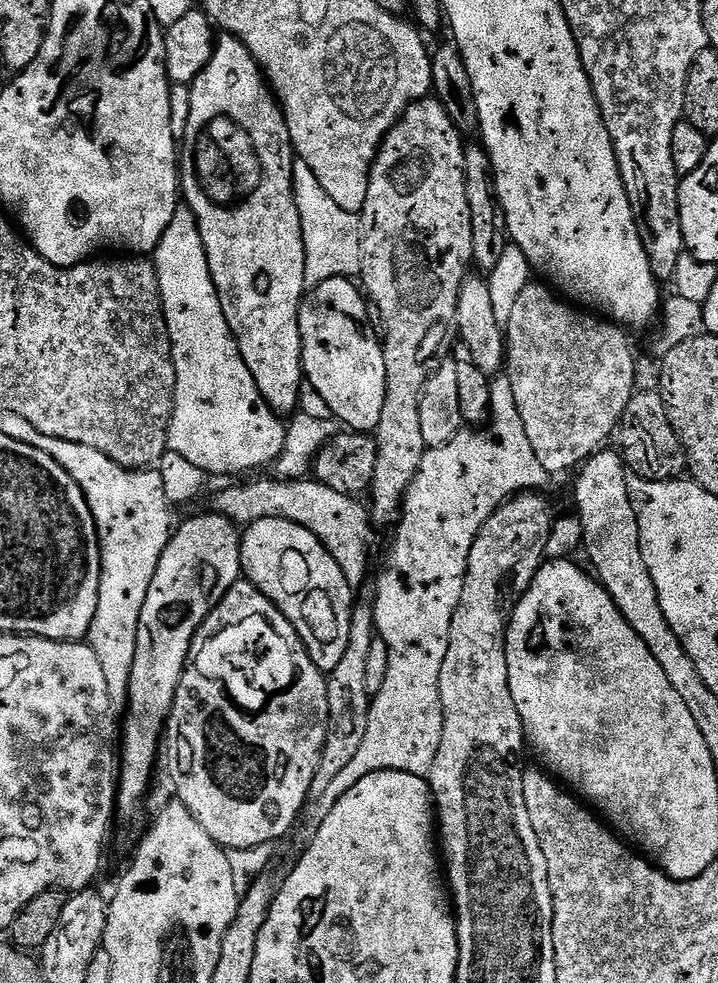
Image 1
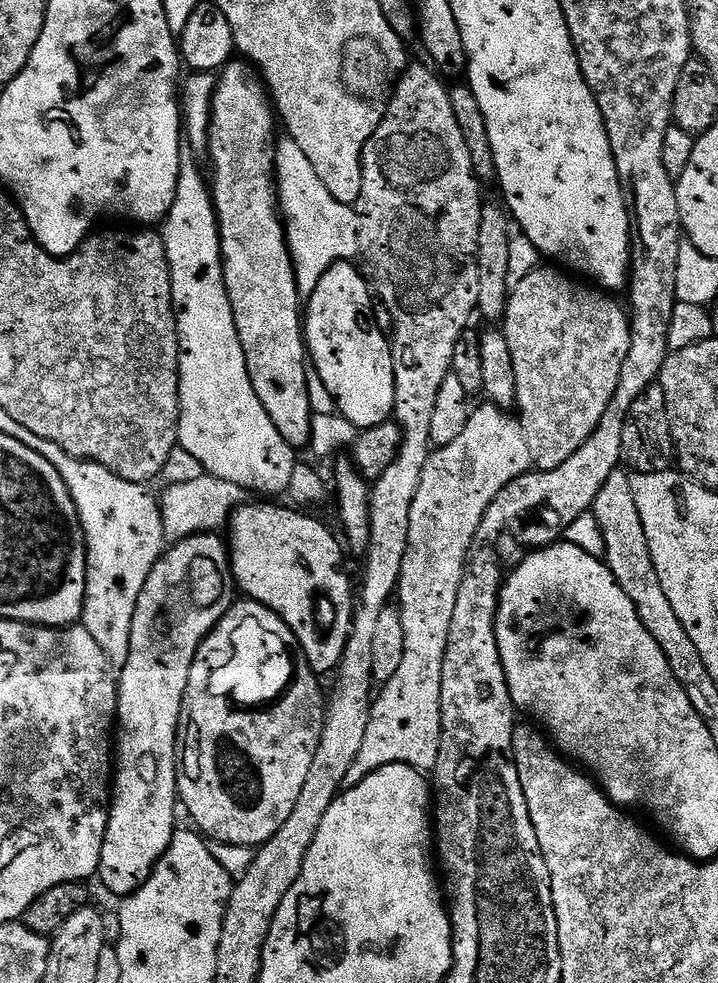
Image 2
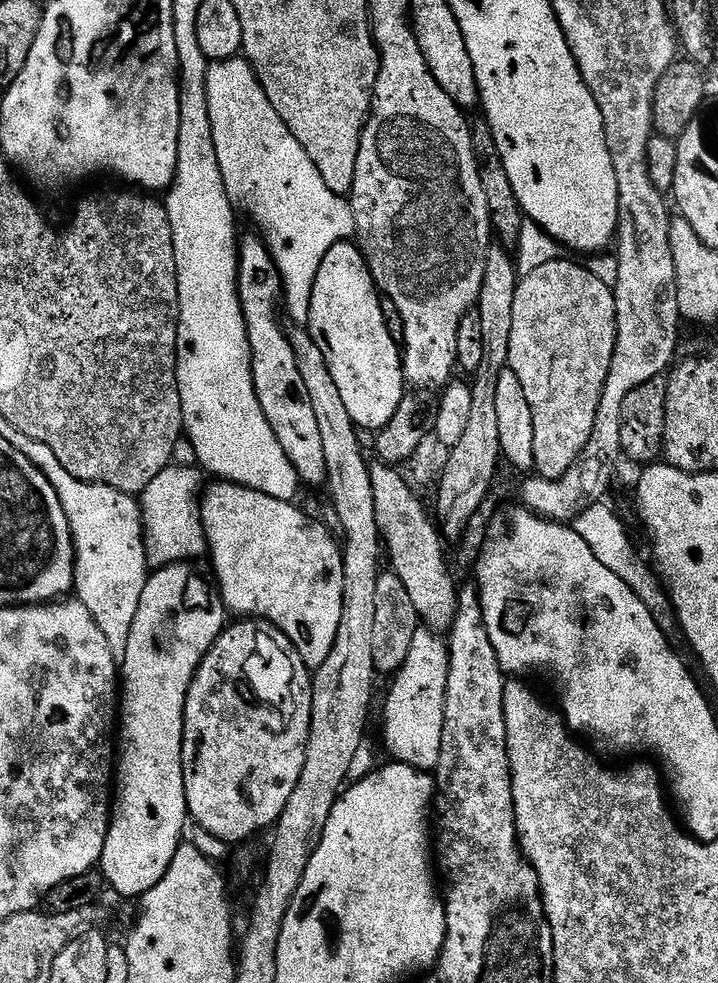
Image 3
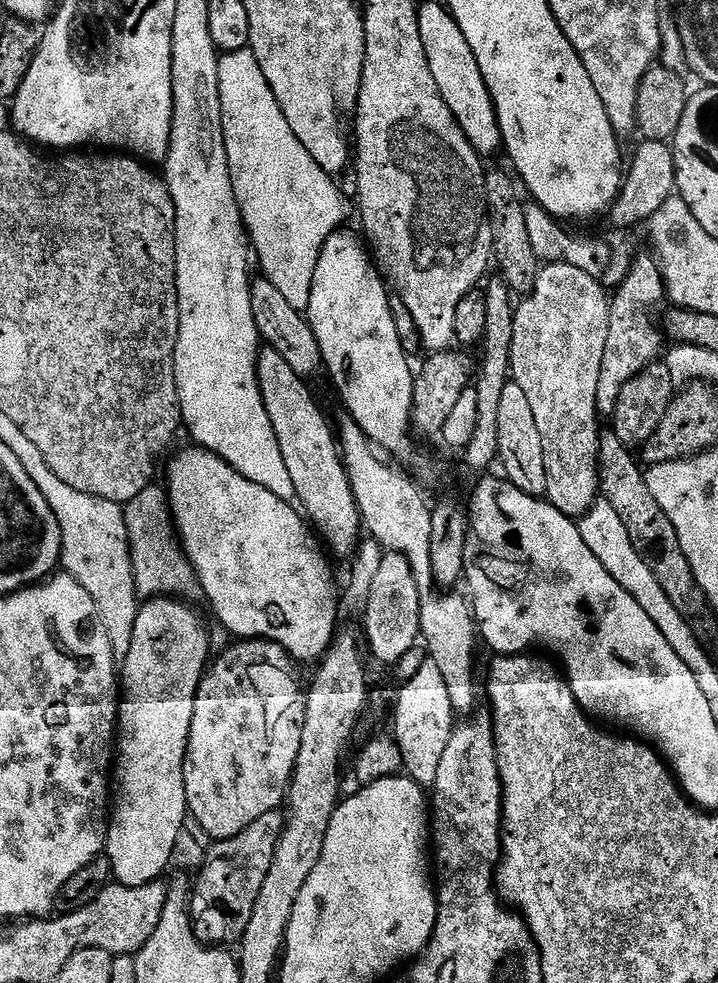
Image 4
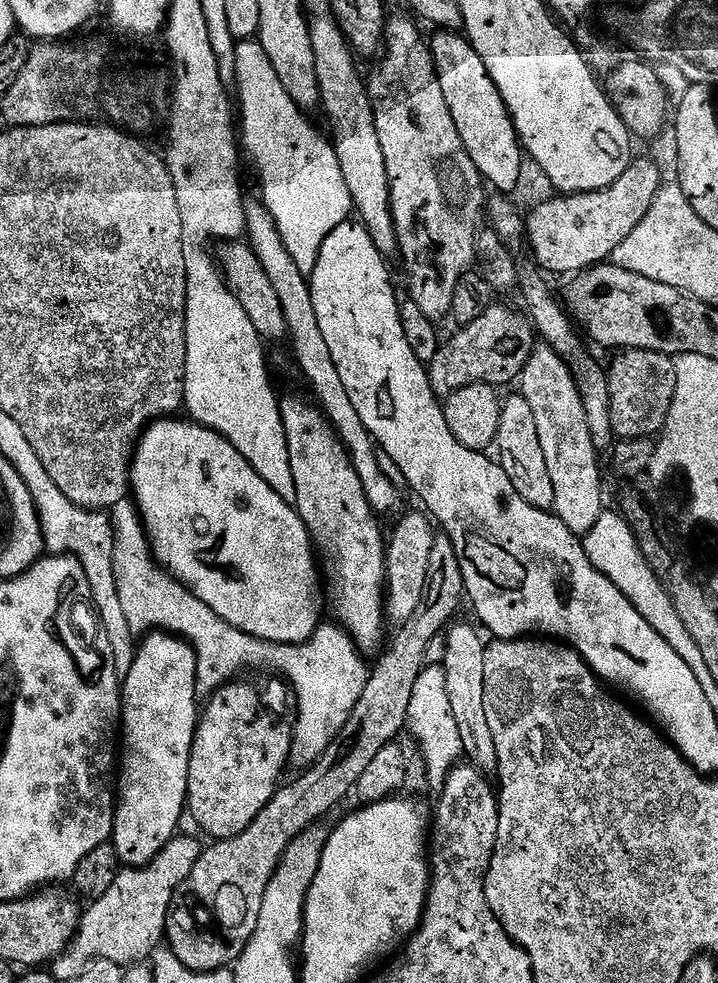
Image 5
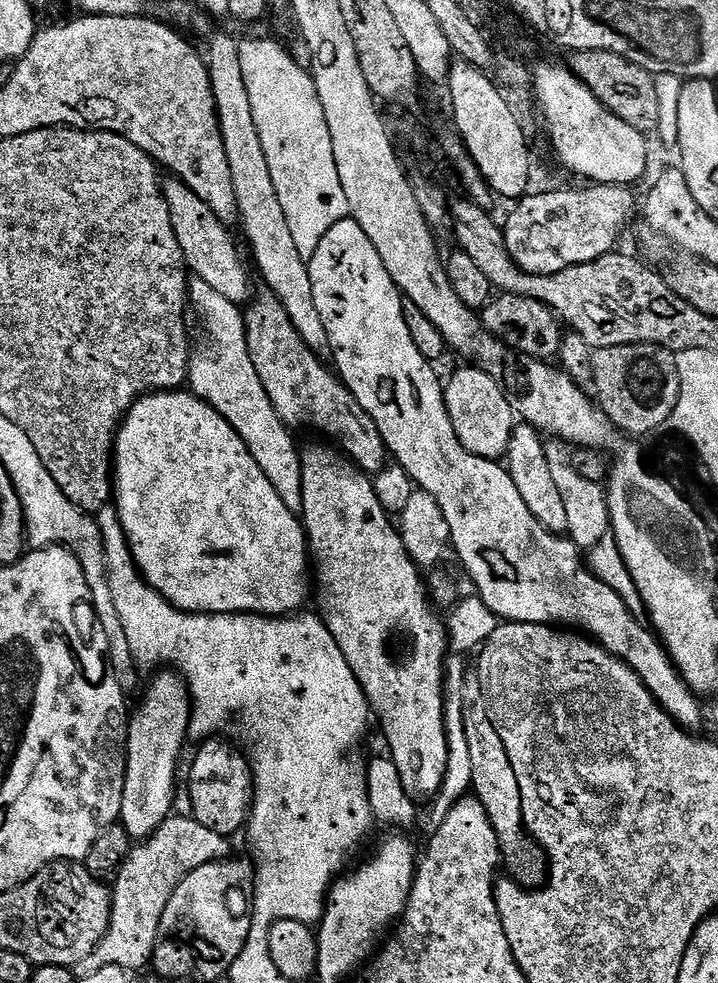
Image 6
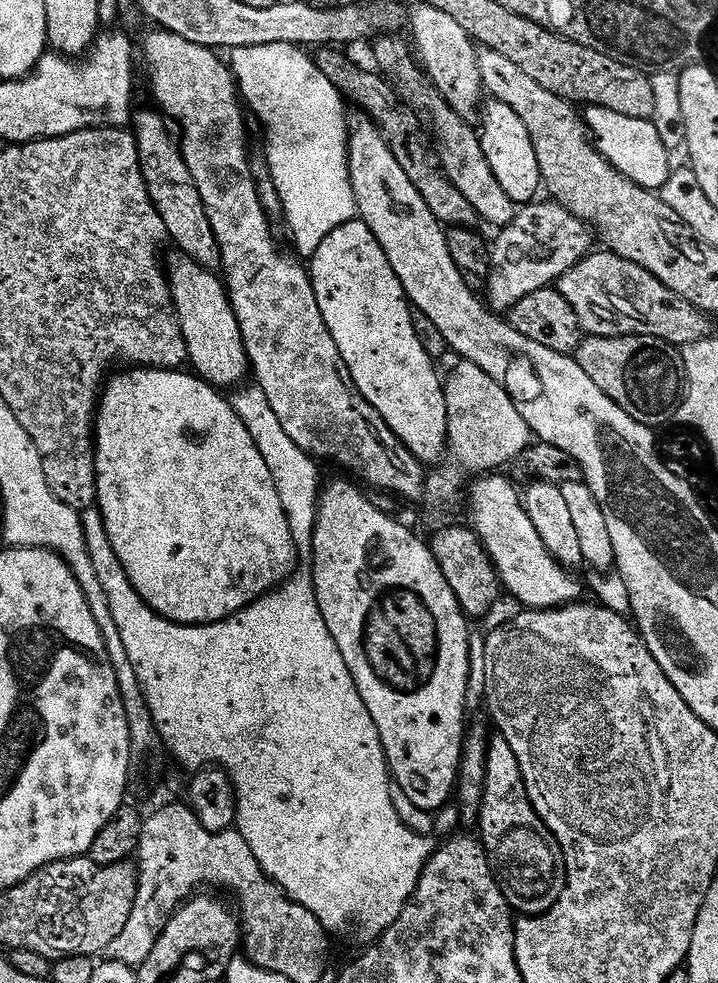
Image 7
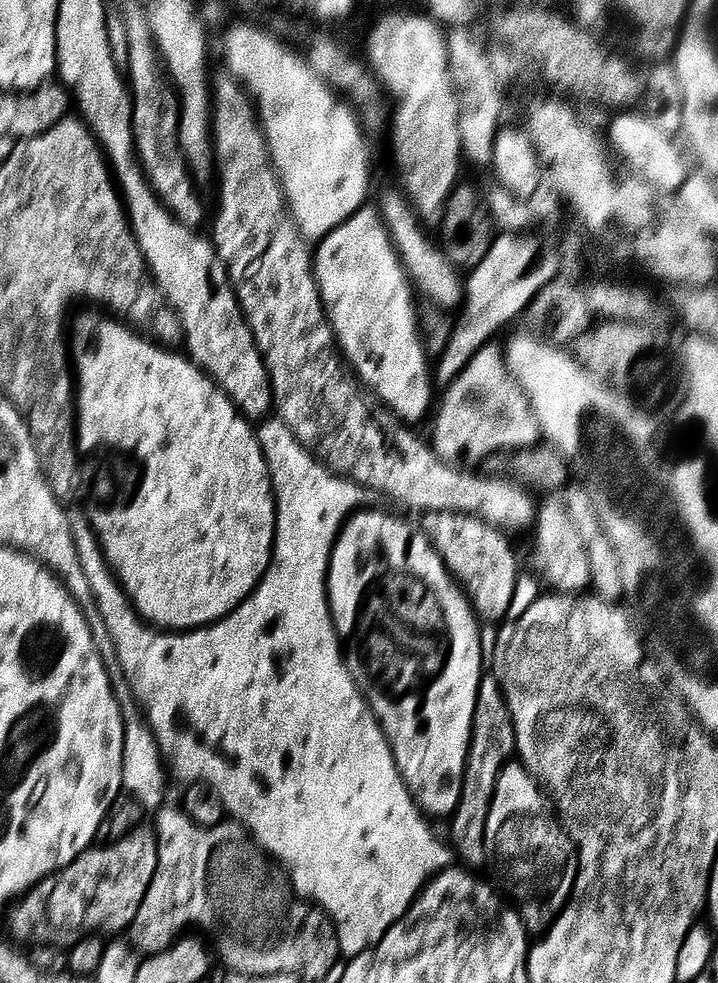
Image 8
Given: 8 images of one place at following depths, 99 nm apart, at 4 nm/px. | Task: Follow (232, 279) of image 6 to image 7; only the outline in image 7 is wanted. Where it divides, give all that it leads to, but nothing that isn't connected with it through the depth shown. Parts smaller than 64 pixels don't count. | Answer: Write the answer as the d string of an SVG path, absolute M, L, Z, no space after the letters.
M156 110L137 111L134 116L134 135L138 148L138 162L142 170L142 178L146 182L148 198L151 207L158 210L166 226L168 240L176 243L175 247L189 256L195 264L215 269L220 263L220 251L214 232L210 230L210 218L206 218L206 206L202 206L198 186L194 186L190 166L186 166L182 158L180 145L169 121Z

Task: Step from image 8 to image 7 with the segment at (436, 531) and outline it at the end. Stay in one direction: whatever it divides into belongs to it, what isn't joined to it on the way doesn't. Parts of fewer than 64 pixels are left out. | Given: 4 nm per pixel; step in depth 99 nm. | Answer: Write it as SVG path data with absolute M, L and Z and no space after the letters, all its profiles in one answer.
M468 526L444 528L433 540L430 540L430 547L450 590L454 590L464 615L469 618L475 618L475 616L483 618L490 610L490 606L494 606L494 602L500 599L502 585L492 559L488 557L488 552L476 533Z

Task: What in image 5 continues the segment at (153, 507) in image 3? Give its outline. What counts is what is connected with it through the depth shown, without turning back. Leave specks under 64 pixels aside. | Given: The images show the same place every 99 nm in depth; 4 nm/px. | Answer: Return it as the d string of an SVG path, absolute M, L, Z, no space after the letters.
M129 498L118 502L110 510L112 529L114 530L114 576L118 582L118 596L122 601L122 610L126 613L126 622L130 622L133 637L140 638L149 632L171 632L192 645L196 652L198 670L196 671L196 690L200 694L211 694L223 688L225 684L237 679L241 674L248 674L251 668L268 667L269 673L283 678L294 693L294 735L292 738L291 759L303 766L311 766L324 755L332 745L332 740L346 726L358 698L370 675L369 665L364 665L365 657L357 648L352 637L335 622L321 623L312 639L304 644L275 644L254 638L218 618L202 598L193 594L180 580L175 580L165 568L157 562L152 552L152 544L144 529L144 519L135 499Z

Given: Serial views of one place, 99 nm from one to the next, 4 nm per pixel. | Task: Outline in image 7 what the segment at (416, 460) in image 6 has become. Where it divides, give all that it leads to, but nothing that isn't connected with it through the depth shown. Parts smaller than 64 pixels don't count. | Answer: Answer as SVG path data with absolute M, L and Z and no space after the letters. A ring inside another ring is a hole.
M359 218L338 226L338 230L334 230L334 234L330 234L326 238L326 242L322 242L322 246L318 246L316 253L310 257L310 275L312 289L318 298L318 310L322 310L322 318L326 318L326 326L334 338L334 346L338 346L338 354L342 354L342 362L346 362L354 386L362 394L362 398L366 398L366 402L370 402L370 406L374 406L374 410L378 410L378 414L384 419L386 426L390 426L393 434L420 459L421 464L425 466L435 465L440 460L438 459L439 456L443 457L445 455L448 447L448 415L446 414L446 398L444 397L442 376L436 373L436 368L432 365L432 360L428 357L428 352L424 349L419 334L416 333L416 324L412 321L414 309L409 304L408 296L402 290L402 282L398 282L382 246L378 246L378 238L374 238L370 226L366 226L364 221ZM488 474L472 488L472 497L468 504L472 507L472 521L470 527L482 542L482 546L488 552L488 557L492 559L492 564L496 568L496 574L500 578L500 583L515 598L518 603L528 610L539 610L542 608L562 608L566 604L575 604L581 599L580 584L575 580L567 569L562 567L557 560L546 550L542 538L538 538L538 532L534 530L534 524L526 514L522 503L521 493L516 492L516 488L511 479L504 474Z

